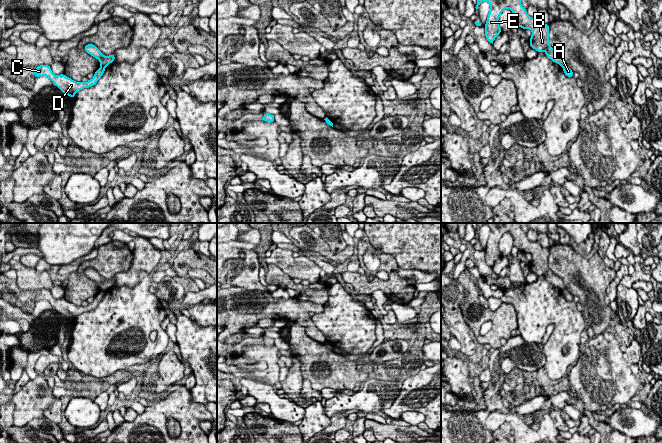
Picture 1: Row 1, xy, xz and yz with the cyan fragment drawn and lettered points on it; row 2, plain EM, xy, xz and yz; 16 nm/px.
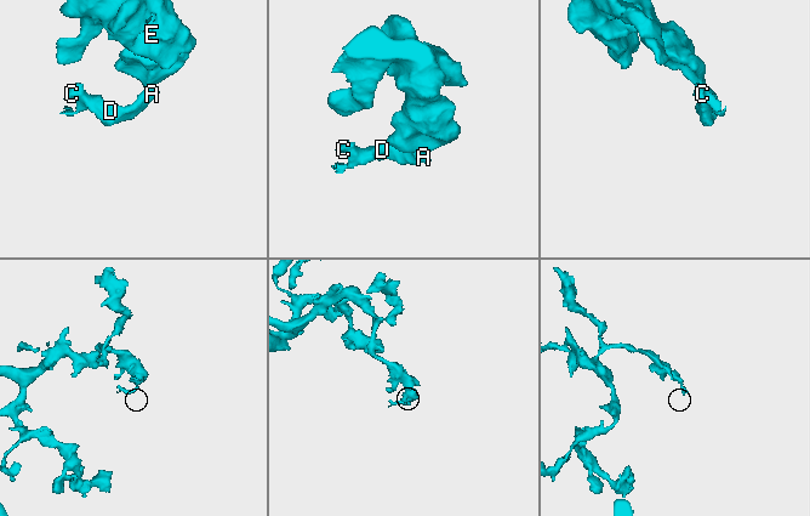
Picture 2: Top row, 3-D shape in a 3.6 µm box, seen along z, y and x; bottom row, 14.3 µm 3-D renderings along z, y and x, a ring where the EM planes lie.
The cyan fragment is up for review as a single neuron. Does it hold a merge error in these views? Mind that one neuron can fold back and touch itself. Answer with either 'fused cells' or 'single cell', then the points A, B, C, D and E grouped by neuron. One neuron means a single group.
fused cells; A C D / B E

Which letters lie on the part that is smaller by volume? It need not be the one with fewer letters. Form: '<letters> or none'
A, C, D

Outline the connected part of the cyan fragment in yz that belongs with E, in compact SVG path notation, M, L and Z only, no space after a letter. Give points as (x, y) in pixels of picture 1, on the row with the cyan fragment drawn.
M477 0L476 10L484 1L490 4L490 11L485 24L485 36L490 43L493 44L495 38L501 33L498 24L499 16L504 9L509 8L514 15L514 22L522 29L532 31L530 47L537 52L544 51L549 59L560 66L565 65L562 54L555 51L549 44L549 24L543 24L538 16L529 17L527 10L521 5L521 0Z

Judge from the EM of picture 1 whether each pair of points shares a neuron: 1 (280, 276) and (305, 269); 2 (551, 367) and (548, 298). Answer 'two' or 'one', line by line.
1: two
2: one

